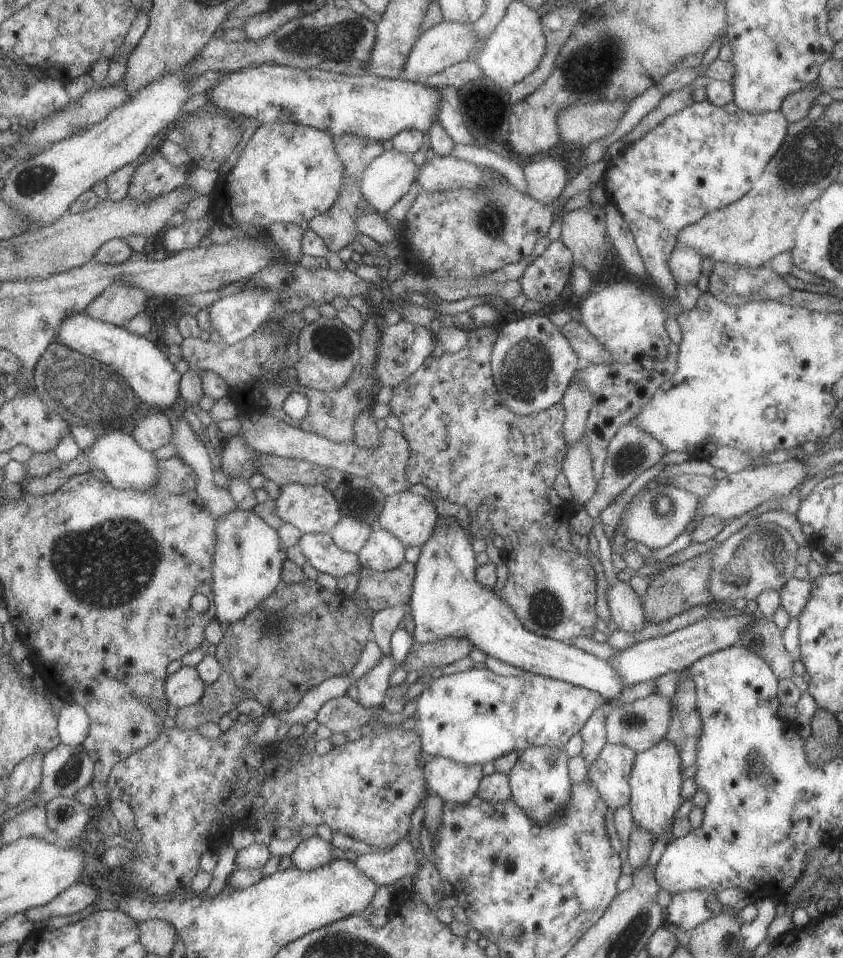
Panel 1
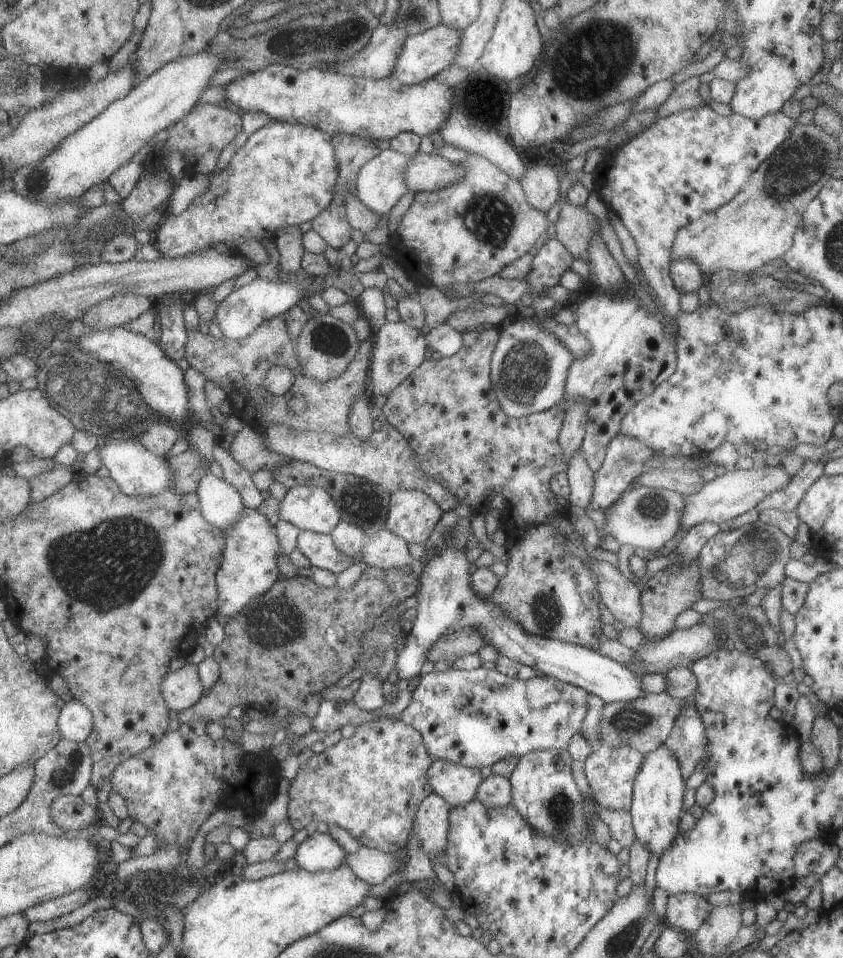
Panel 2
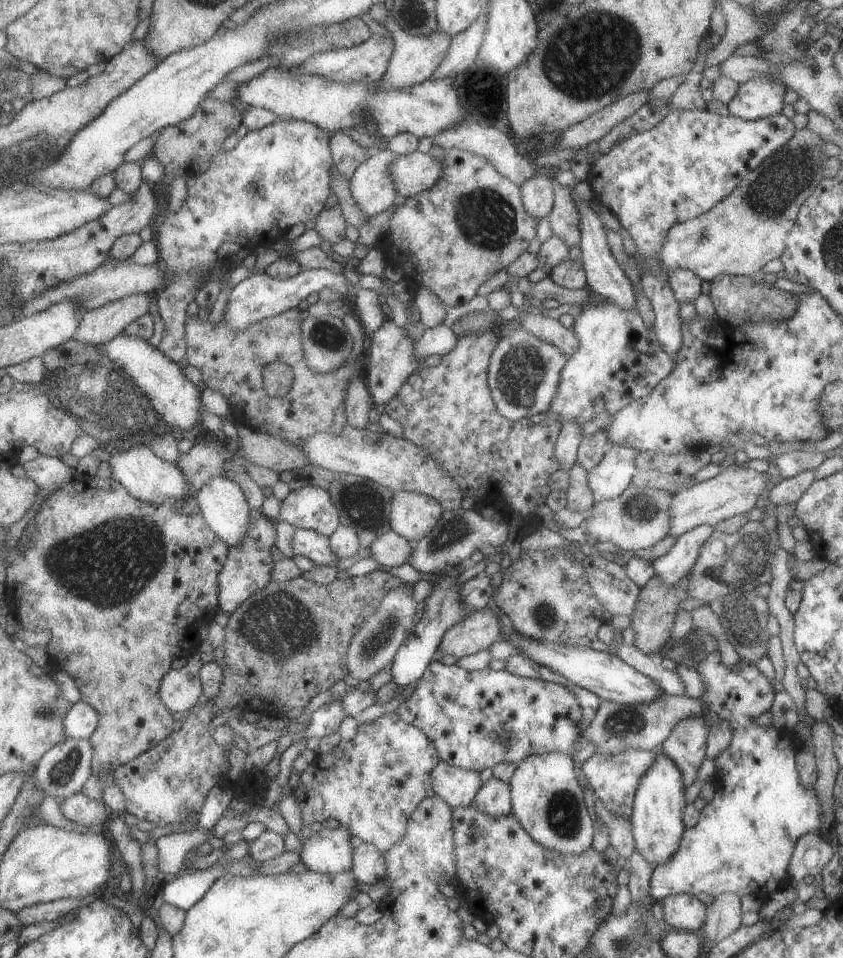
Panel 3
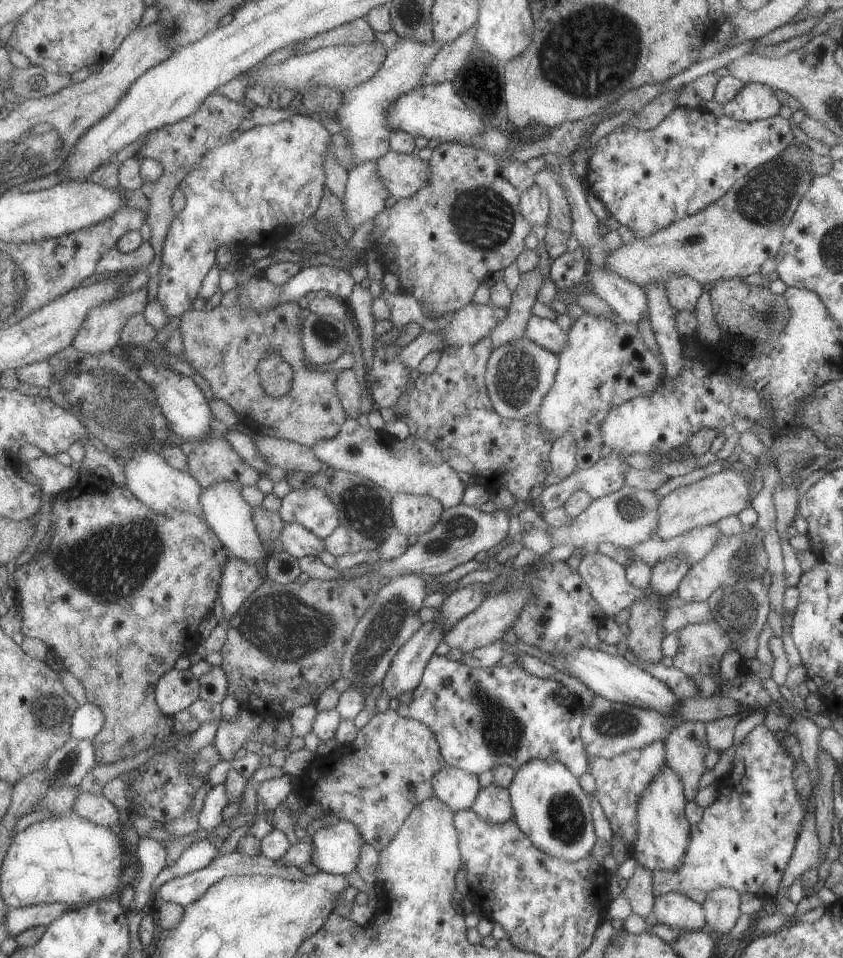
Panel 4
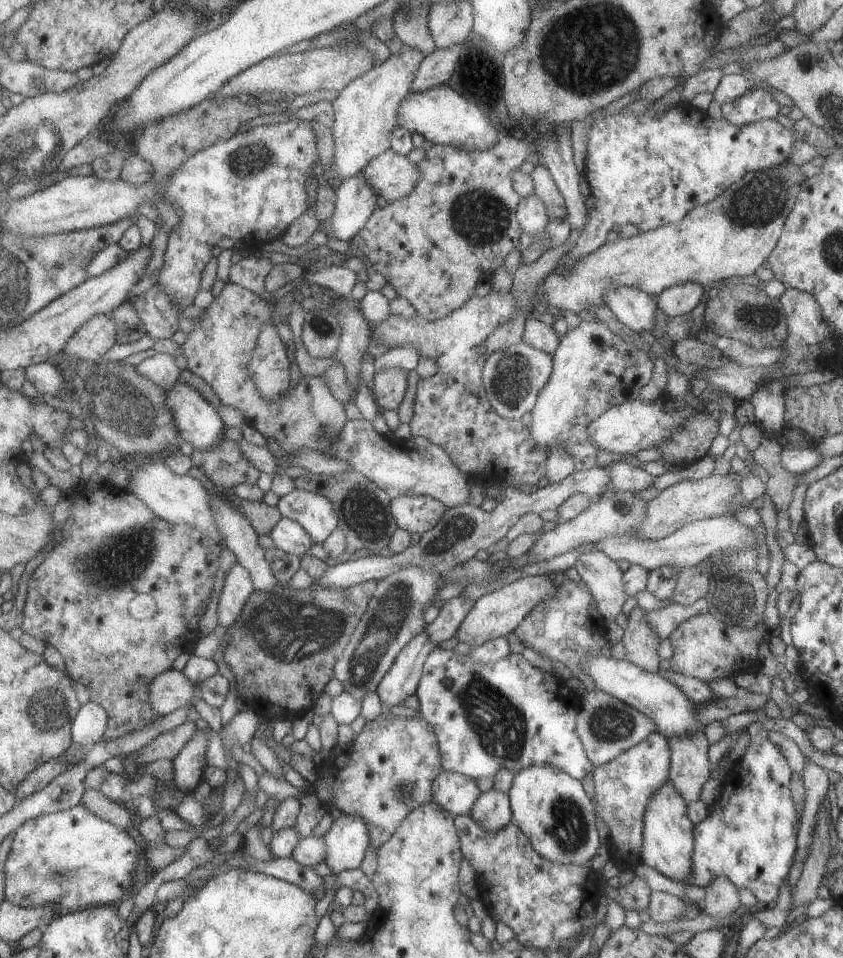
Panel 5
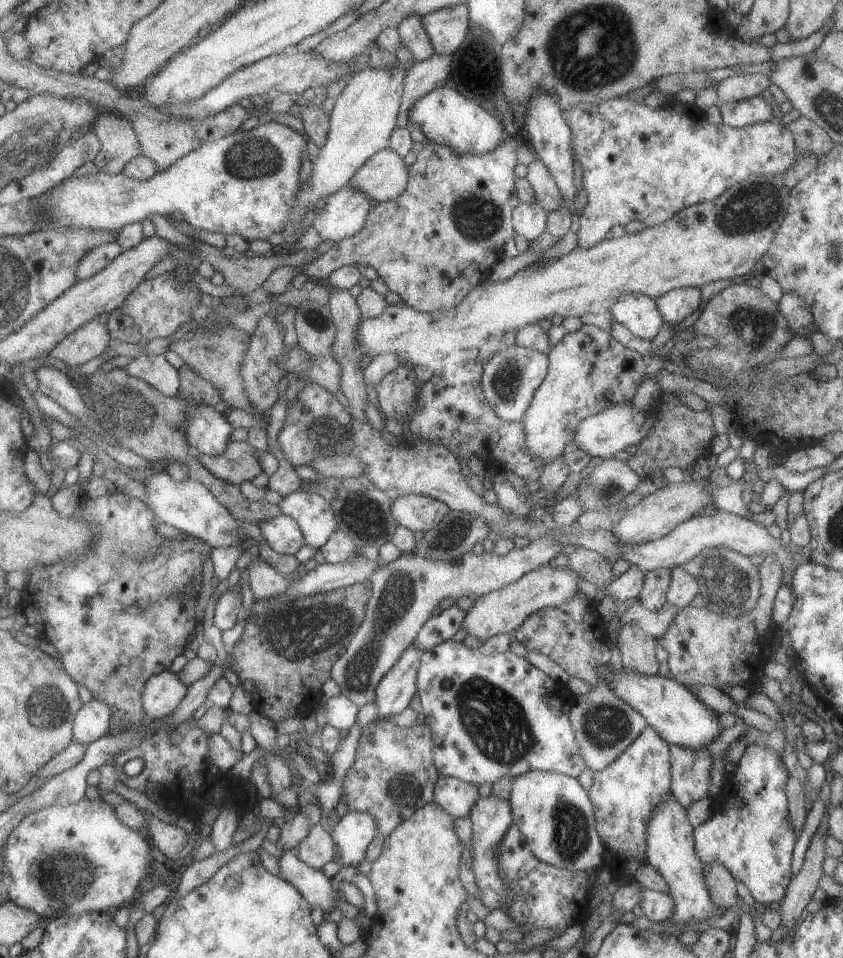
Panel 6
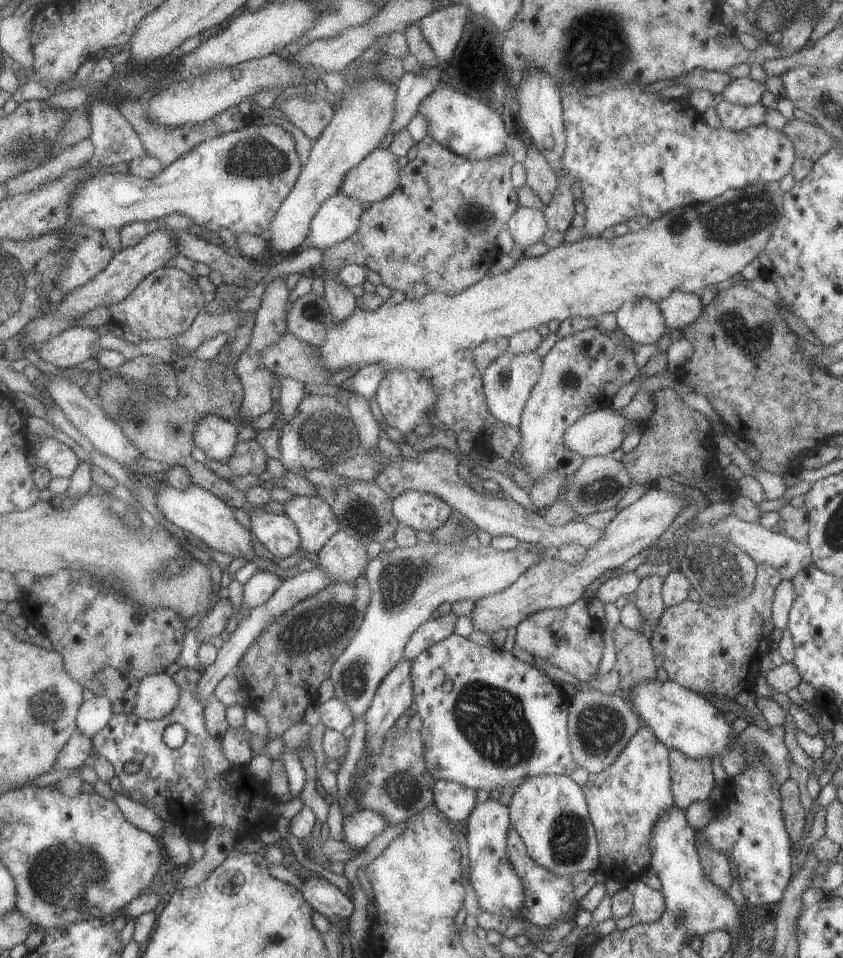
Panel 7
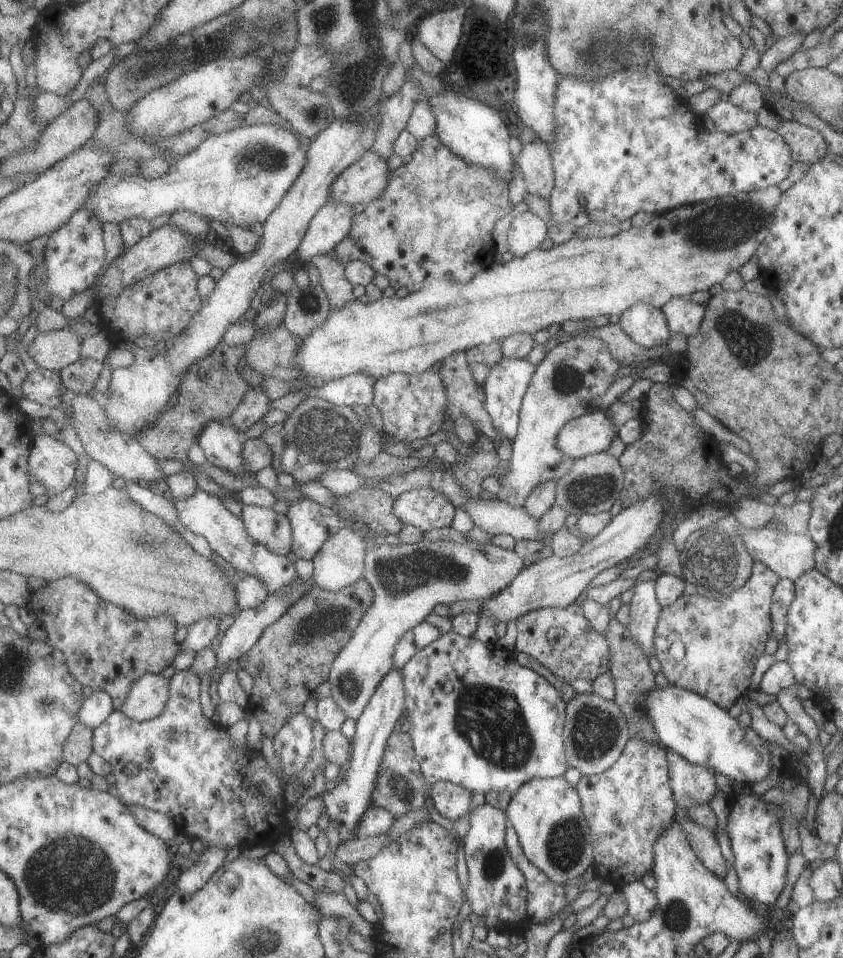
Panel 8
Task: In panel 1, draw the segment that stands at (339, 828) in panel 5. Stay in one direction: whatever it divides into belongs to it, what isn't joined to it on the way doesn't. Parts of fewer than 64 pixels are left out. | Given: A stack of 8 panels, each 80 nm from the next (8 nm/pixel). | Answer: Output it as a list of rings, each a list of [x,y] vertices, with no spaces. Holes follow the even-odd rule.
[[[313,835],[304,841],[299,841],[294,850],[289,853],[293,867],[308,871],[332,861],[332,845],[323,842],[320,837]]]

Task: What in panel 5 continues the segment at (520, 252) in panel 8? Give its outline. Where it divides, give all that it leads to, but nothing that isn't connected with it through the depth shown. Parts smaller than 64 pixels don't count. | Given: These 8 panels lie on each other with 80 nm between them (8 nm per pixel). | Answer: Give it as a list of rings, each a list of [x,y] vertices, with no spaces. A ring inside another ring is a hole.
[[[534,192],[529,196],[520,197],[514,215],[522,232],[532,237],[539,233],[543,234],[549,222],[545,205]]]

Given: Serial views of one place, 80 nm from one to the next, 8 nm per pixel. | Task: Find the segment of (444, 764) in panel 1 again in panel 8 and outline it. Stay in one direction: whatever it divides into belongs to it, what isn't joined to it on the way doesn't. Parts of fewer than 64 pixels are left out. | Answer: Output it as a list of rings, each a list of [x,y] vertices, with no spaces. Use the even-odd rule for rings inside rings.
[[[443,780],[435,782],[428,790],[439,816],[449,821],[456,820],[472,808],[471,794],[467,788]]]

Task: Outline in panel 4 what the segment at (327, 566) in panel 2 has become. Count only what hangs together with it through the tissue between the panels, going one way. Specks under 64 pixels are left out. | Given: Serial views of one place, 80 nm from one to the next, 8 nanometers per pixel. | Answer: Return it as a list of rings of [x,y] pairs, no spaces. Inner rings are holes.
[[[283,523],[279,533],[283,551],[298,559],[302,556],[317,556],[324,549],[324,539],[297,523]]]

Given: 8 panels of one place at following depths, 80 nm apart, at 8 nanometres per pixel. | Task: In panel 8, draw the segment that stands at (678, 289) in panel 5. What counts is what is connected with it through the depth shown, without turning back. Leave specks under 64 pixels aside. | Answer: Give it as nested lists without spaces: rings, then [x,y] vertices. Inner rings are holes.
[[[689,297],[671,298],[660,309],[671,333],[682,334],[685,338],[693,336],[703,320],[704,305],[693,304]]]

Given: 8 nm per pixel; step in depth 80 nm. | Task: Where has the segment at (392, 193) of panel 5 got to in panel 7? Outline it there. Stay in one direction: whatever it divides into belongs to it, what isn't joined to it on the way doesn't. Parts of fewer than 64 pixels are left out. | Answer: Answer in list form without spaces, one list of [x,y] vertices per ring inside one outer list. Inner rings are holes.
[[[378,148],[343,176],[339,192],[361,204],[371,204],[389,196],[397,188],[397,178],[399,166],[396,157],[388,148]]]

